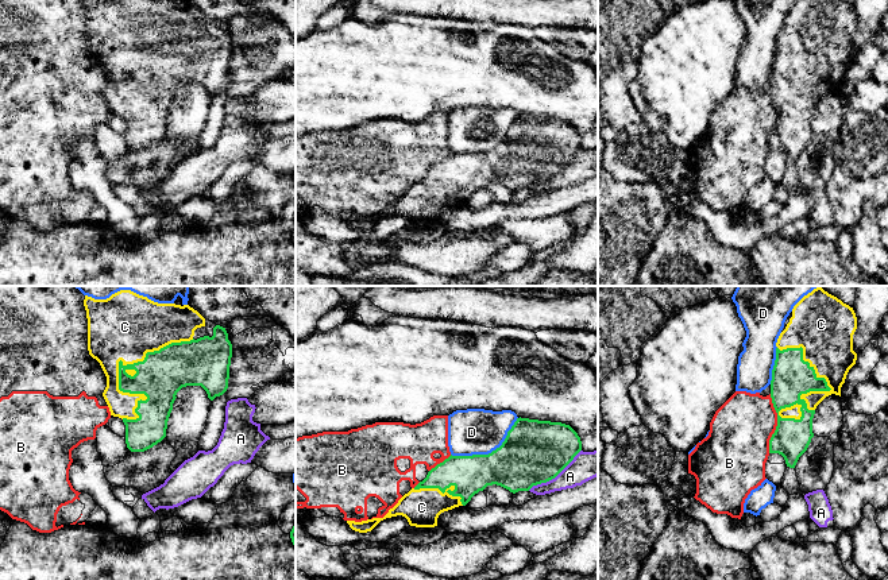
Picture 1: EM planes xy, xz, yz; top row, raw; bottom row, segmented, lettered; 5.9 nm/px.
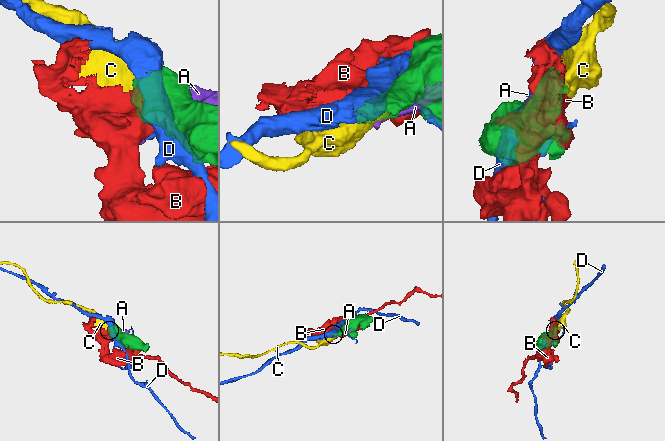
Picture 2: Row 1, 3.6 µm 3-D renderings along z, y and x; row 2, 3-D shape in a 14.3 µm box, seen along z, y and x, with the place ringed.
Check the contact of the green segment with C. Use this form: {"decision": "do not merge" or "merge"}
{"decision": "merge"}

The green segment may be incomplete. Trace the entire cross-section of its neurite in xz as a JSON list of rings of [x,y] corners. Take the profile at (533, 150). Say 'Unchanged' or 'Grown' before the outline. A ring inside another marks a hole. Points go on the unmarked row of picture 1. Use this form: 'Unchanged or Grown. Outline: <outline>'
Grown. Outline: [[[517,116],[502,143],[489,152],[449,154],[432,166],[426,175],[405,192],[383,216],[362,220],[347,219],[359,231],[371,229],[381,219],[397,213],[408,217],[410,224],[435,225],[441,210],[466,204],[471,196],[487,183],[501,183],[510,190],[529,189],[533,183],[555,177],[582,148],[578,131],[565,121]]]

